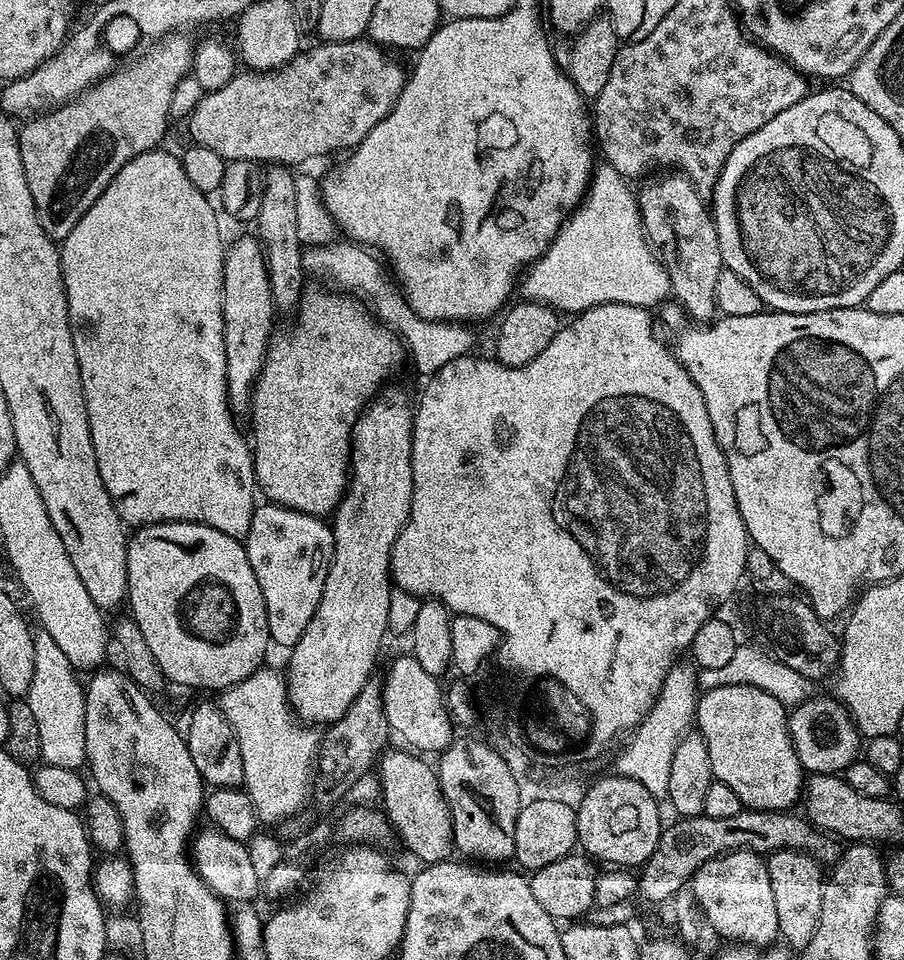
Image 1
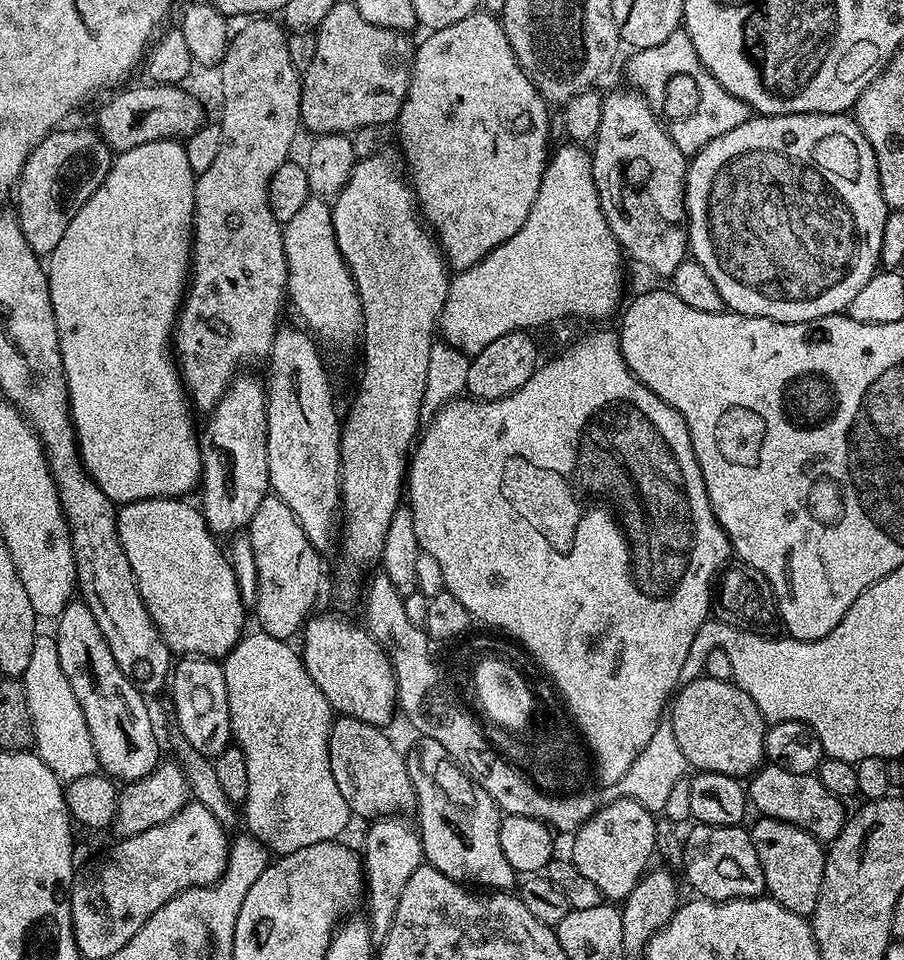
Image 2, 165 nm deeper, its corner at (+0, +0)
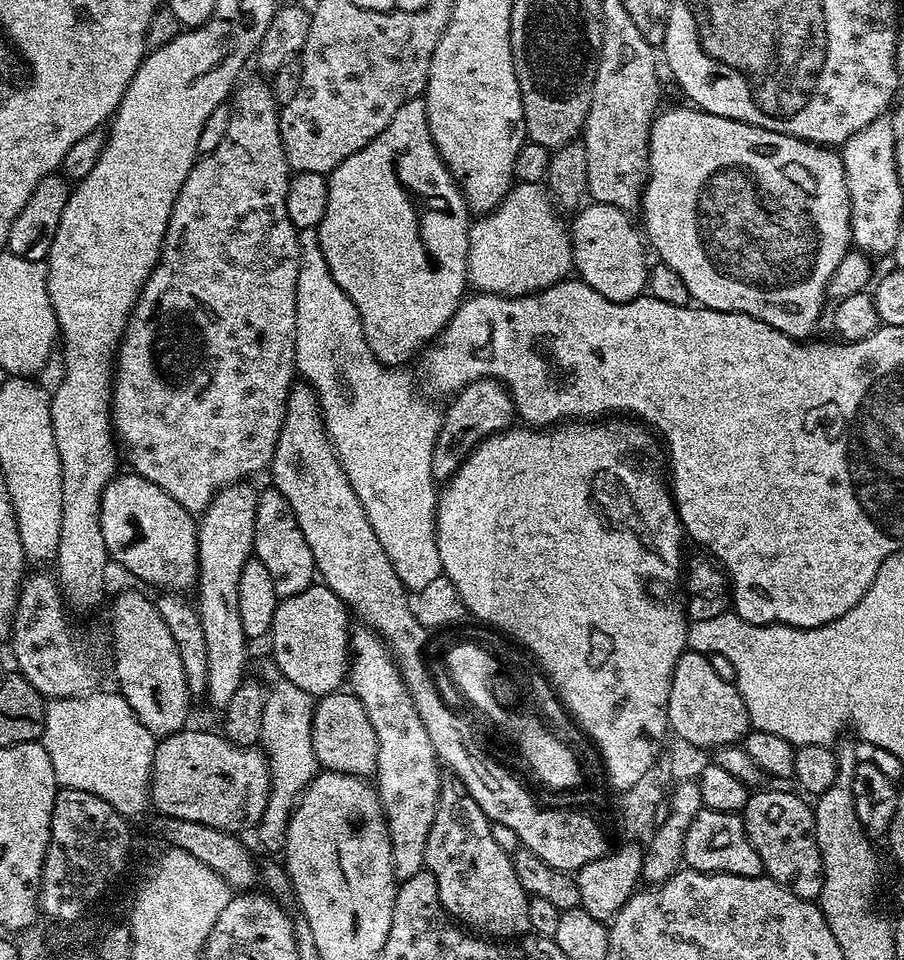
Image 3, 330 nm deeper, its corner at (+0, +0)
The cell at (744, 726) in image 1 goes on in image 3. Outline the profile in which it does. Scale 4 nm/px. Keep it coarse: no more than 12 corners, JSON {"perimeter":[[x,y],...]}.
{"perimeter":[[708,656],[672,671],[668,727],[696,748],[739,745],[746,702]]}

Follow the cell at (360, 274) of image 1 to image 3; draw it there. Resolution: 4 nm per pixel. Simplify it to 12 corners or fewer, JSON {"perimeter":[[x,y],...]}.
{"perimeter":[[539,183],[471,221],[469,285],[527,296],[574,268]]}

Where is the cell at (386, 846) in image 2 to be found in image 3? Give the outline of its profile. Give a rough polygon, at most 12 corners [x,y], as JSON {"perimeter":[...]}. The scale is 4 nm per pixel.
{"perimeter":[[351,629],[396,879],[425,871],[442,765],[388,645]]}

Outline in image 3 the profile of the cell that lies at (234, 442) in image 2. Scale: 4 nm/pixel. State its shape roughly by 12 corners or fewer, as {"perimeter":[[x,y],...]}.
{"perimeter":[[220,490],[198,520],[194,607],[206,699],[246,679],[238,586],[253,559],[260,492]]}

